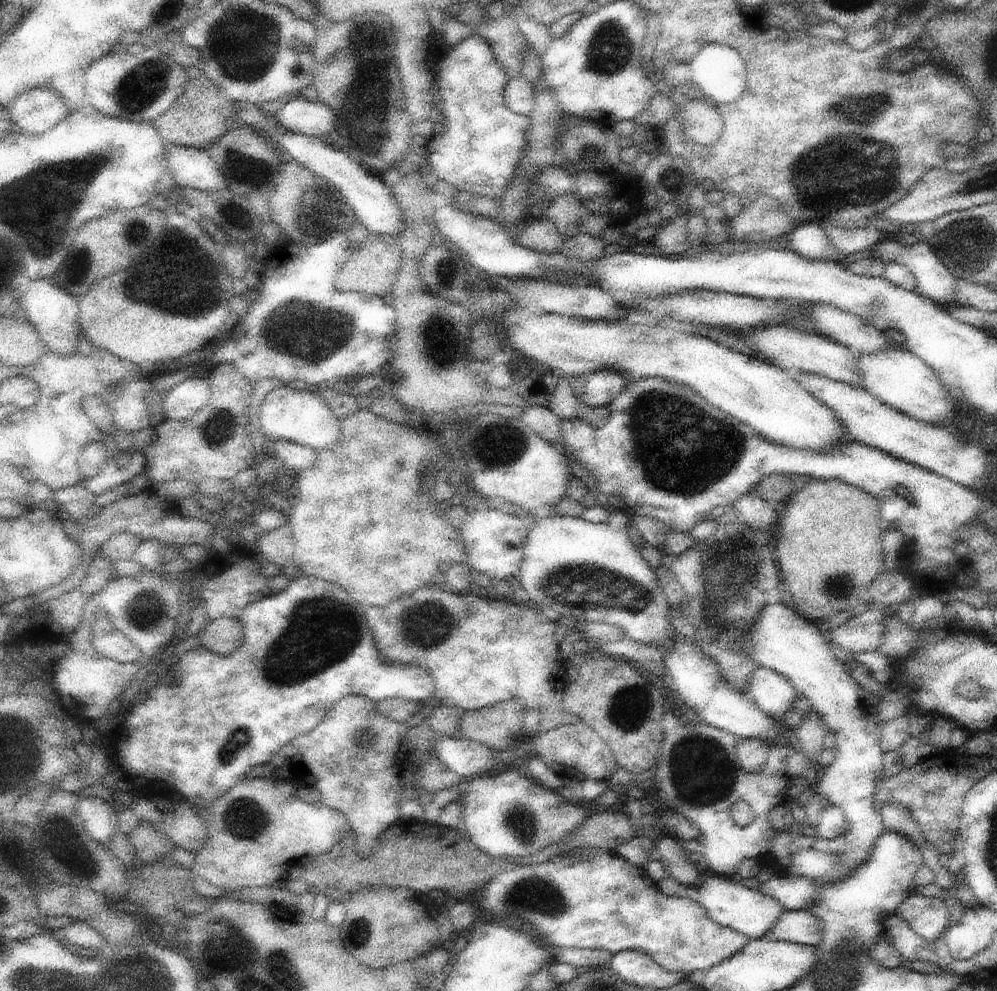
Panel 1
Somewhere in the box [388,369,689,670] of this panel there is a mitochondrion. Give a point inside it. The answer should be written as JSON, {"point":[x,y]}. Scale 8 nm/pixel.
{"point":[575,585]}

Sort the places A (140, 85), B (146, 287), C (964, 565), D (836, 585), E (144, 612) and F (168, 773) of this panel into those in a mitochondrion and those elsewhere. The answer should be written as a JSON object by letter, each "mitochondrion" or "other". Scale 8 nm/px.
{"A":"mitochondrion","B":"mitochondrion","C":"other","D":"mitochondrion","E":"mitochondrion","F":"other"}

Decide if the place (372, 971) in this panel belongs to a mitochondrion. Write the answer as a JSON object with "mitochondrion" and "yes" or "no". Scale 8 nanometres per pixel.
{"mitochondrion":"no"}

